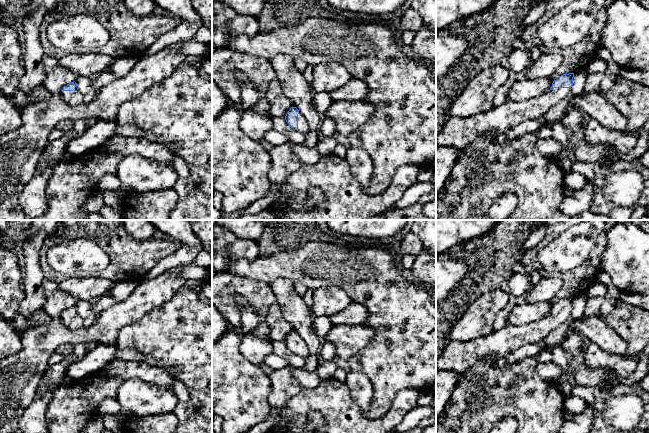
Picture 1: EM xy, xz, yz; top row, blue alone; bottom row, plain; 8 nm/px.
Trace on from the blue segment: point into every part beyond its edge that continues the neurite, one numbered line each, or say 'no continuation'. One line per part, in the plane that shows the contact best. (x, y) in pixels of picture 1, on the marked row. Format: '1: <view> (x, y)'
1: yz (457, 132)

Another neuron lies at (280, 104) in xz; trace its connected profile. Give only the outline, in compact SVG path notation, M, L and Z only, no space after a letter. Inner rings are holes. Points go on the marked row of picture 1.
M277 79L269 83L268 90L266 92L266 98L270 105L269 117L281 117L285 118L287 112L294 104L290 98L284 95L282 92L280 83Z

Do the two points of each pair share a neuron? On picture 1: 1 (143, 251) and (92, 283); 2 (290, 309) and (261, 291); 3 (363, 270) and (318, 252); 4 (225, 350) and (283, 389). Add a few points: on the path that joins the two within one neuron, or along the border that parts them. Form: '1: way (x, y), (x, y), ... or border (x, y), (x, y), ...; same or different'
1: border (96, 275), (116, 282); different
2: border (268, 284), (276, 302); different
3: way (352, 269), (329, 263); same
4: border (268, 376), (270, 381), (268, 402), (270, 404); different

